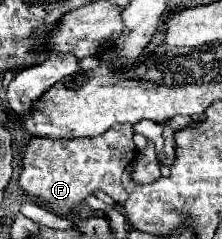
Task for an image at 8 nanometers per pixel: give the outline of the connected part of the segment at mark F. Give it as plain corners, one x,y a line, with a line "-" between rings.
120,124
108,128
102,136
94,138
76,138
76,140
46,140
30,138
18,186
34,196
46,210
56,214
70,214
76,206
86,202
94,192
108,194
116,204
124,204
126,190
120,182
124,168
134,160
136,146
132,142
132,124

